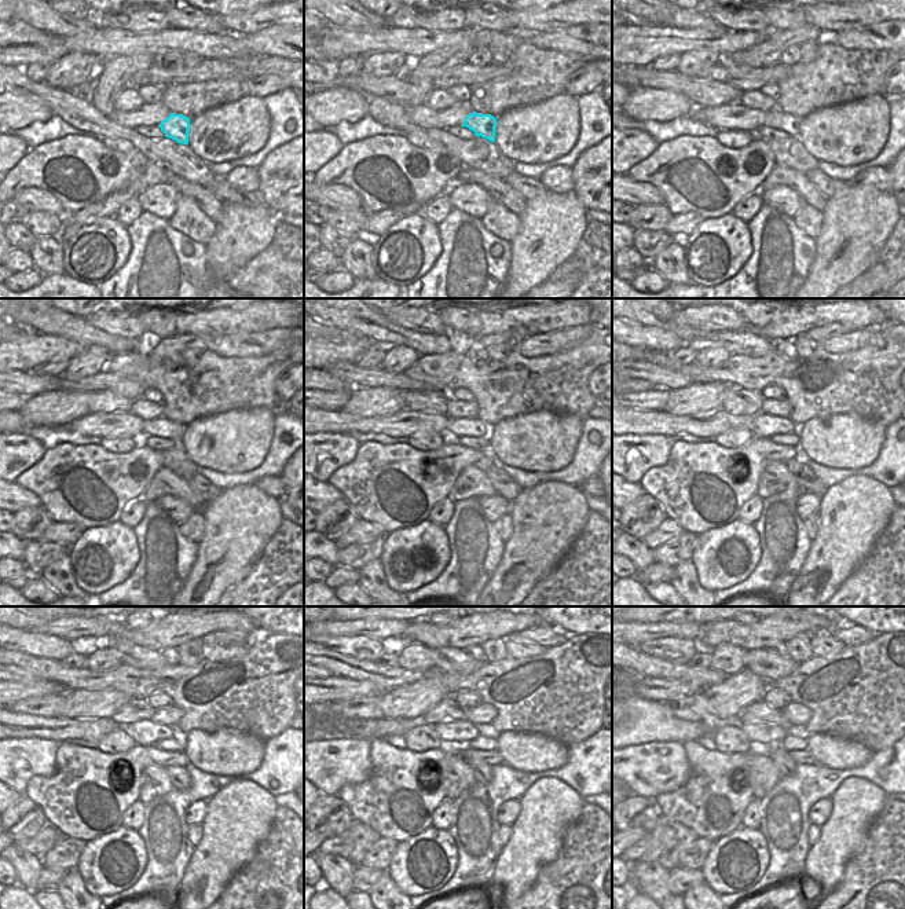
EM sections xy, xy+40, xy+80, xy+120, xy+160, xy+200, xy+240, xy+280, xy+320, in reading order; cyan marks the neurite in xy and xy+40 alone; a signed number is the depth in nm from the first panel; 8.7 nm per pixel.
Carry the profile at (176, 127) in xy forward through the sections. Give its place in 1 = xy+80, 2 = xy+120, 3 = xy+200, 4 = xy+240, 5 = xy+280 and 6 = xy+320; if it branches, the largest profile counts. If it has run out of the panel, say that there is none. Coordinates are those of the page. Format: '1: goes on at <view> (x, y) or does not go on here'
1: goes on at xy+80 (776, 118)
2: goes on at xy+120 (161, 426)
3: goes on at xy+200 (762, 425)
4: goes on at xy+240 (143, 732)
5: goes on at xy+280 (453, 733)
6: goes on at xy+320 (759, 733)

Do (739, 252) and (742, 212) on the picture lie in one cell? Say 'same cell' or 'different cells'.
different cells

